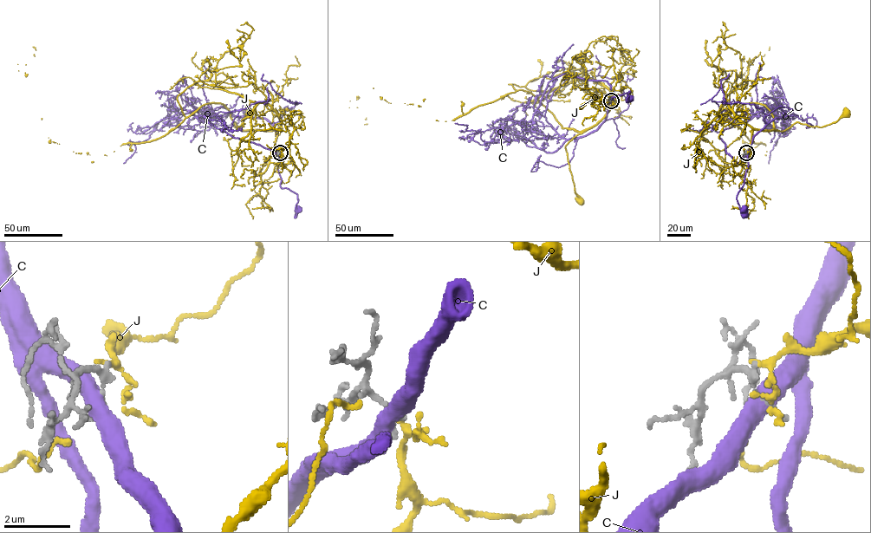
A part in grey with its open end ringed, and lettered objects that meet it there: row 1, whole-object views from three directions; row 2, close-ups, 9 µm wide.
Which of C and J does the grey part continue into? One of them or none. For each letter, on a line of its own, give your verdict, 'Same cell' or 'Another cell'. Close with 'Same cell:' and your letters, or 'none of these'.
C: Another cell
J: Another cell
Same cell: none of these

